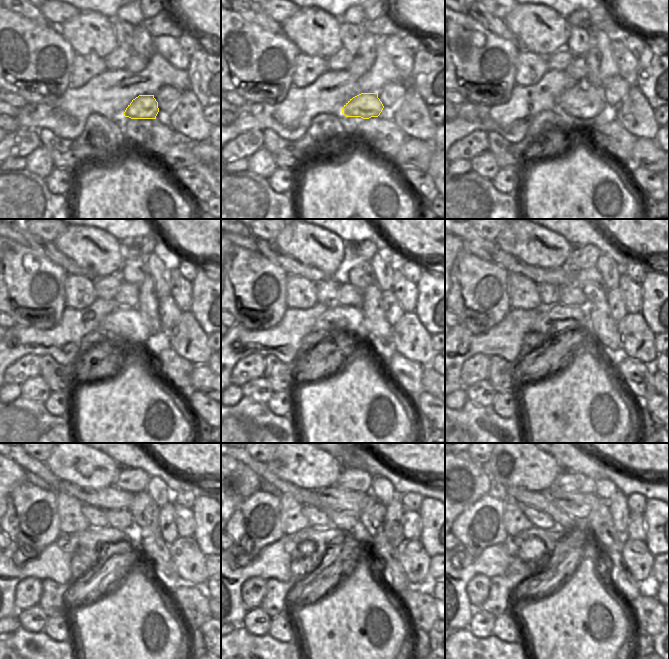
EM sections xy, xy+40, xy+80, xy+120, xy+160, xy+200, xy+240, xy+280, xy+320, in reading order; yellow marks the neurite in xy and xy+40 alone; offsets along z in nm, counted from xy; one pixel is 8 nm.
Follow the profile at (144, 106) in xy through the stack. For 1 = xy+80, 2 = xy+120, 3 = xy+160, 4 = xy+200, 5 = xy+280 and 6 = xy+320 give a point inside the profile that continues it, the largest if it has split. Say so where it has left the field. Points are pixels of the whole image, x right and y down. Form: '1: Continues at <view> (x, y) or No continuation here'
1: Continues at xy+80 (579, 102)
2: Continues at xy+120 (124, 323)
3: Continues at xy+160 (337, 318)
4: Continues at xy+200 (549, 316)
5: Continues at xy+280 (312, 545)
6: Continues at xy+320 (534, 546).

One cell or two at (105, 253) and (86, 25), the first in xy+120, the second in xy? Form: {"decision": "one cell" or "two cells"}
{"decision": "one cell"}

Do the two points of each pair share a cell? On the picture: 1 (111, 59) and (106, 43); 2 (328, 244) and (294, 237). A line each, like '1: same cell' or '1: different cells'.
1: different cells
2: same cell

